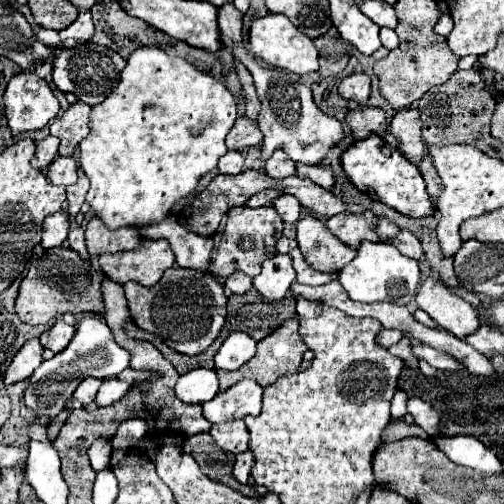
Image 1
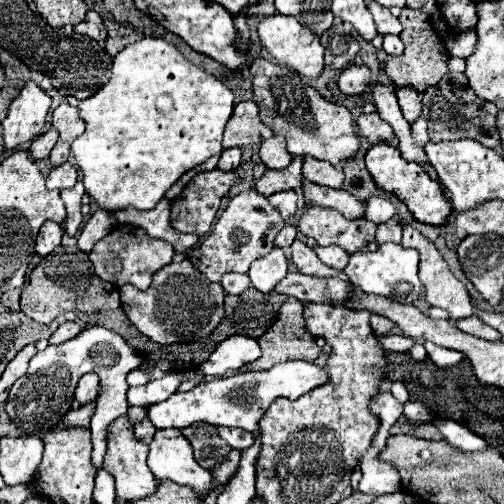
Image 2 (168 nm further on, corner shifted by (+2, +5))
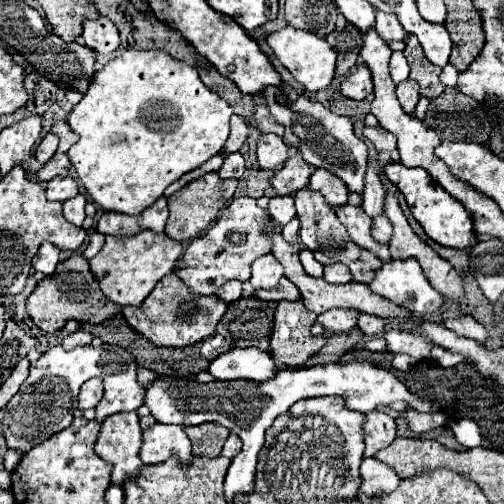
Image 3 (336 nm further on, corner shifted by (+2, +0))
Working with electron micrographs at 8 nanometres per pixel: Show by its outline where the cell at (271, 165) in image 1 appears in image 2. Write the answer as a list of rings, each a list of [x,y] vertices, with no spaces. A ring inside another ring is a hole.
[[[274,135],[268,141],[262,141],[258,155],[268,169],[284,169],[292,161],[292,155],[286,151],[286,141],[280,135]]]

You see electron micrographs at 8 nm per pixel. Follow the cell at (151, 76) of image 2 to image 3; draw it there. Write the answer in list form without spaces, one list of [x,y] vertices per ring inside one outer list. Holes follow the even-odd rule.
[[[126,50],[94,74],[88,94],[84,94],[70,112],[68,124],[80,134],[80,140],[68,152],[70,162],[88,196],[100,208],[138,216],[150,208],[172,182],[222,150],[232,114],[232,106],[206,88],[198,72],[186,62],[172,58],[164,50]]]

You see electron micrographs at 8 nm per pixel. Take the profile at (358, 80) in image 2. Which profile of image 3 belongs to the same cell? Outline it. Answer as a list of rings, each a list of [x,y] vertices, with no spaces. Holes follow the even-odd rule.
[[[364,64],[356,66],[356,70],[344,78],[340,92],[352,100],[364,100],[372,92],[372,76],[370,76],[368,66]]]

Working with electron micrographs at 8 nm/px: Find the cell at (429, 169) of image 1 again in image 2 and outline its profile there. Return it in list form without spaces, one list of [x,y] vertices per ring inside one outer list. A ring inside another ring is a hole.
[[[420,116],[413,124],[412,124],[412,134],[416,141],[416,144],[419,147],[424,147],[426,143],[429,142],[428,135],[428,125],[426,118],[424,116]]]

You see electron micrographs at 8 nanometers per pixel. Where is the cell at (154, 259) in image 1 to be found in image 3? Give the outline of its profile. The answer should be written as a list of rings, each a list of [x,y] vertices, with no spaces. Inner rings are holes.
[[[144,230],[134,236],[106,236],[104,248],[90,260],[90,270],[98,278],[102,292],[116,304],[140,306],[144,298],[154,290],[156,282],[170,274],[176,260],[182,256],[182,244],[166,234],[154,234]]]

